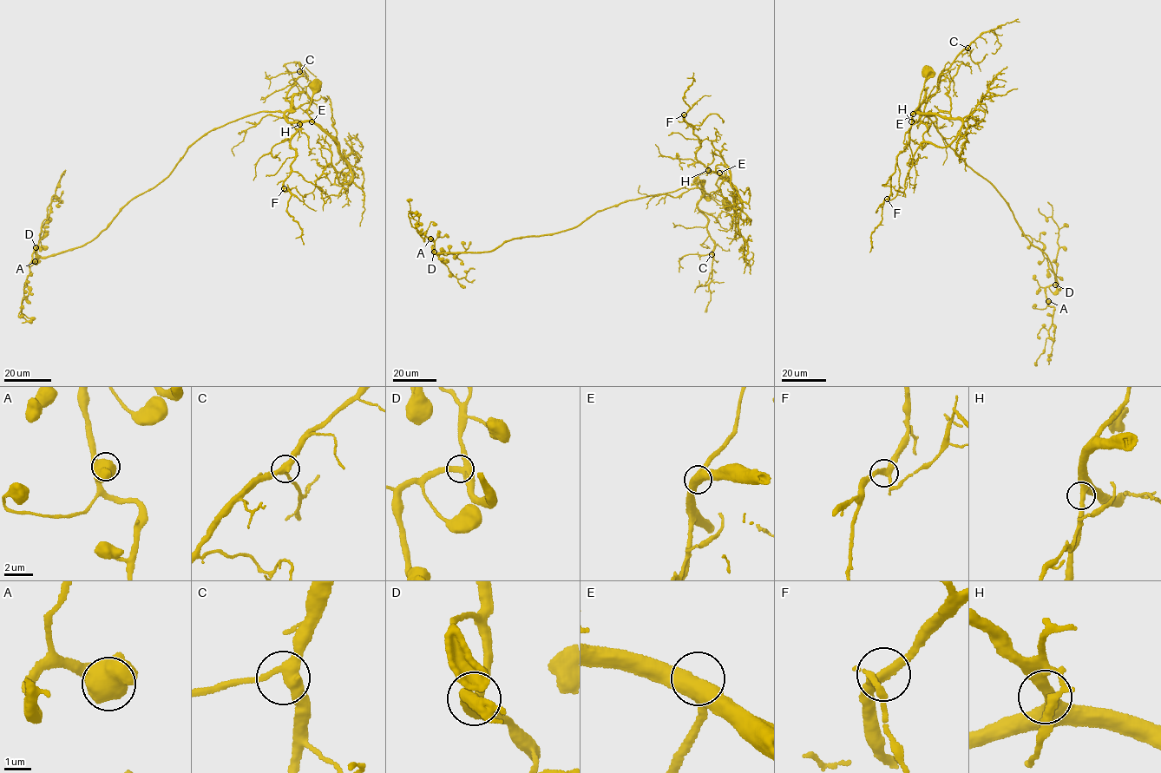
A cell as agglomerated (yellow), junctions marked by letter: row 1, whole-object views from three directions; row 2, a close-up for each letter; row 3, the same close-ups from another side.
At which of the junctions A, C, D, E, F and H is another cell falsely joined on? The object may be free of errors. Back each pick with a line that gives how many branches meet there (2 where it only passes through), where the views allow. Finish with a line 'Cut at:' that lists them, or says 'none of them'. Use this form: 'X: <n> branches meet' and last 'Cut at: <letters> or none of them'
Cut at: none of them

